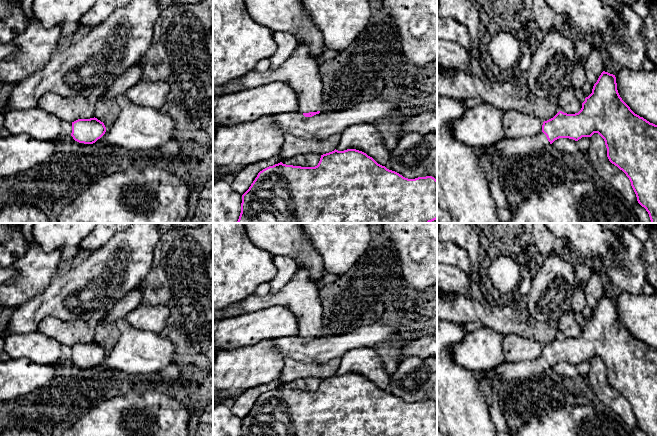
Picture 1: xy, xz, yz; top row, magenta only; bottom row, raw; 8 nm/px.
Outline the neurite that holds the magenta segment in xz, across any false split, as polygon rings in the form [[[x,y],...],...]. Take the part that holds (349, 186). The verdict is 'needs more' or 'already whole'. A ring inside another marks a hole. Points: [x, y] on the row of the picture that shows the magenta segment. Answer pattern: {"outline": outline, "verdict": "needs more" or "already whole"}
{"outline": [[[335,149],[321,155],[320,161],[315,167],[293,166],[280,162],[260,171],[249,189],[242,195],[241,213],[236,223],[430,223],[436,219],[437,180],[434,177],[408,179],[378,164],[372,157],[362,151],[356,149],[338,151]]], "verdict": "already whole"}

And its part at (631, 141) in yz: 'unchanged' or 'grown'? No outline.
grown

